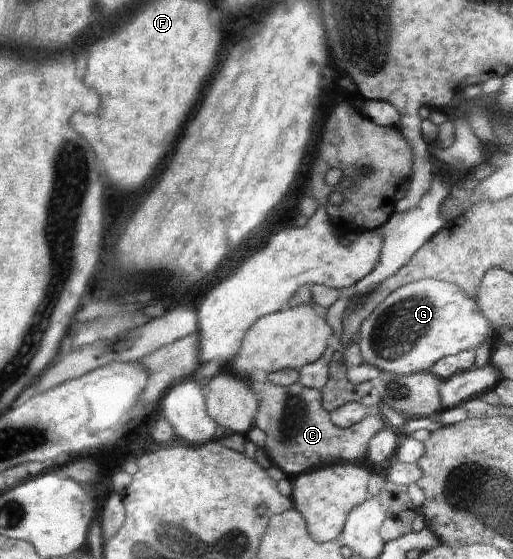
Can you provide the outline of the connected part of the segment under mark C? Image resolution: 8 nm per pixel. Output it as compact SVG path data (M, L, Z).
M253 382L251 389L259 396L259 412L256 414L255 426L263 430L266 434L264 451L274 466L278 466L292 479L303 472L313 471L319 466L325 464L335 464L335 462L359 462L359 458L365 456L369 440L385 426L380 414L367 416L359 424L352 424L348 427L337 426L332 420L330 412L327 412L322 406L322 392L309 388L297 382L291 386L277 386L267 382Z

